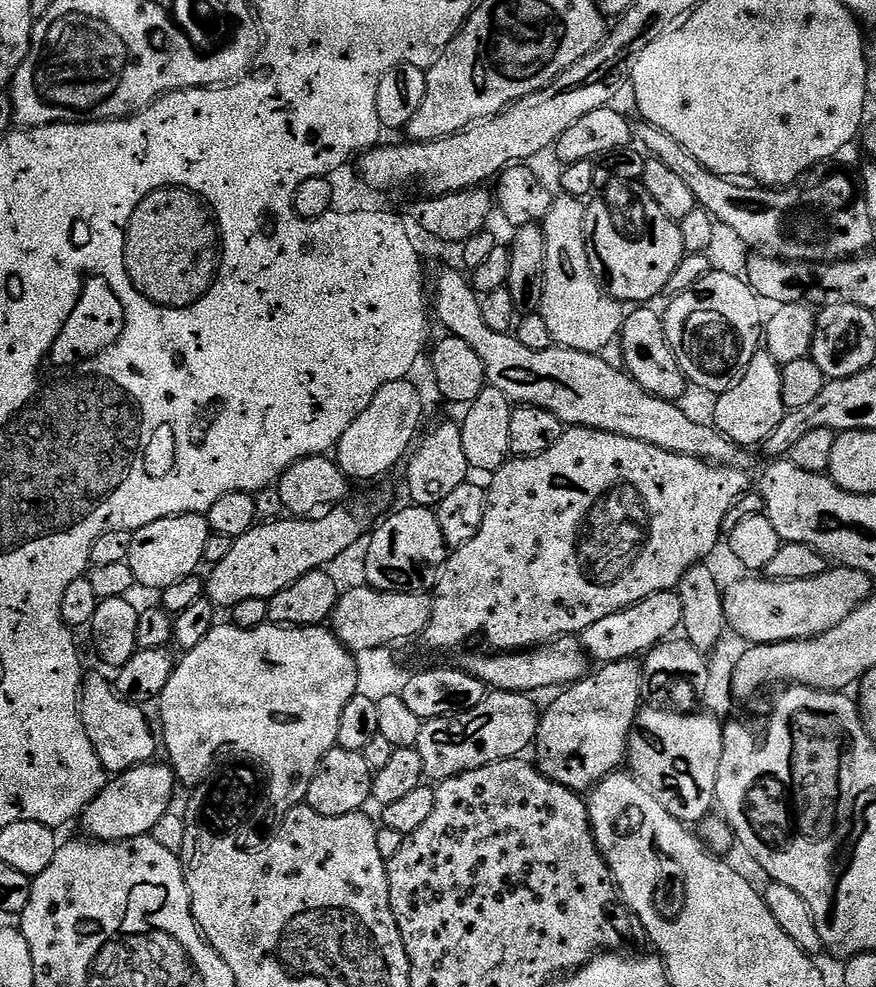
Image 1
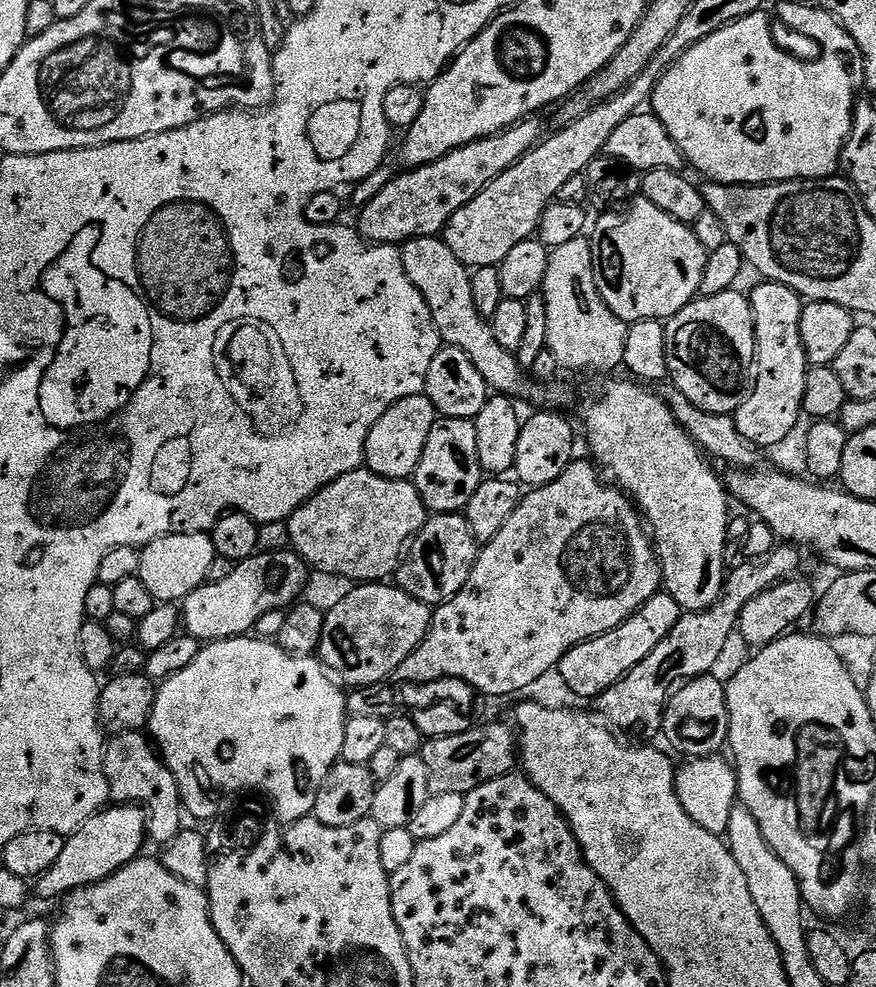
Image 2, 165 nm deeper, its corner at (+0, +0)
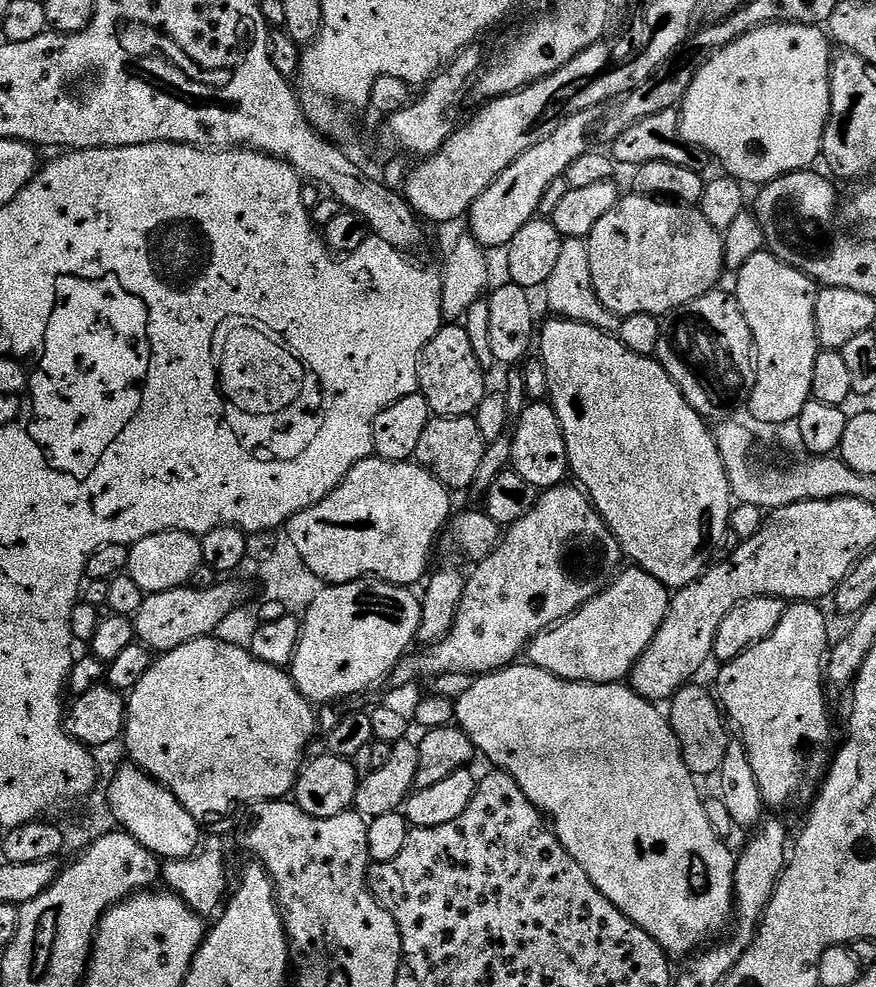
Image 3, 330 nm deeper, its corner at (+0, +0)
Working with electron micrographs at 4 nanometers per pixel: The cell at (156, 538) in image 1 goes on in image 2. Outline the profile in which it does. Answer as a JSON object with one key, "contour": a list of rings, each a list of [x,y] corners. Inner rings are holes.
{"contour":[[[174,532],[170,536],[157,536],[139,549],[138,575],[153,601],[180,602],[209,579],[208,570],[217,558],[208,532]]]}

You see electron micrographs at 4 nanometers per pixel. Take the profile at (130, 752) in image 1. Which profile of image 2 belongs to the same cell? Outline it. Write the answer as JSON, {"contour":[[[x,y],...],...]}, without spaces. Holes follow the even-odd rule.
{"contour":[[[140,730],[117,731],[116,737],[107,741],[104,750],[104,779],[111,795],[113,792],[124,799],[121,801],[135,802],[142,806],[146,813],[144,821],[146,836],[164,846],[169,840],[173,840],[182,828],[180,788],[176,785],[174,774],[170,774],[170,770],[164,765],[145,733],[136,731]]]}

